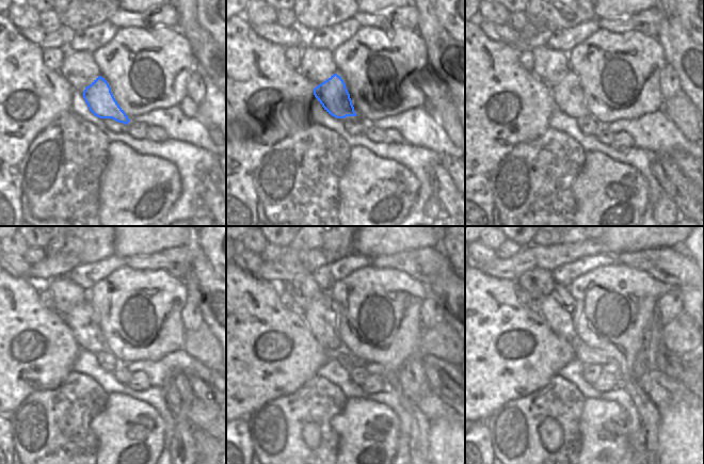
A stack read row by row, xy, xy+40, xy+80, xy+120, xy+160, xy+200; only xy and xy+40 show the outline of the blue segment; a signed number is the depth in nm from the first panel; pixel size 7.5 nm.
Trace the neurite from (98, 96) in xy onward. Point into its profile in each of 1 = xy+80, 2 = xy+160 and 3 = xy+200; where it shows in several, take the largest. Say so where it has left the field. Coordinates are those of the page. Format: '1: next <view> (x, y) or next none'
1: next xy+80 (568, 94)
2: next xy+160 (320, 315)
3: next xy+200 (557, 308)

